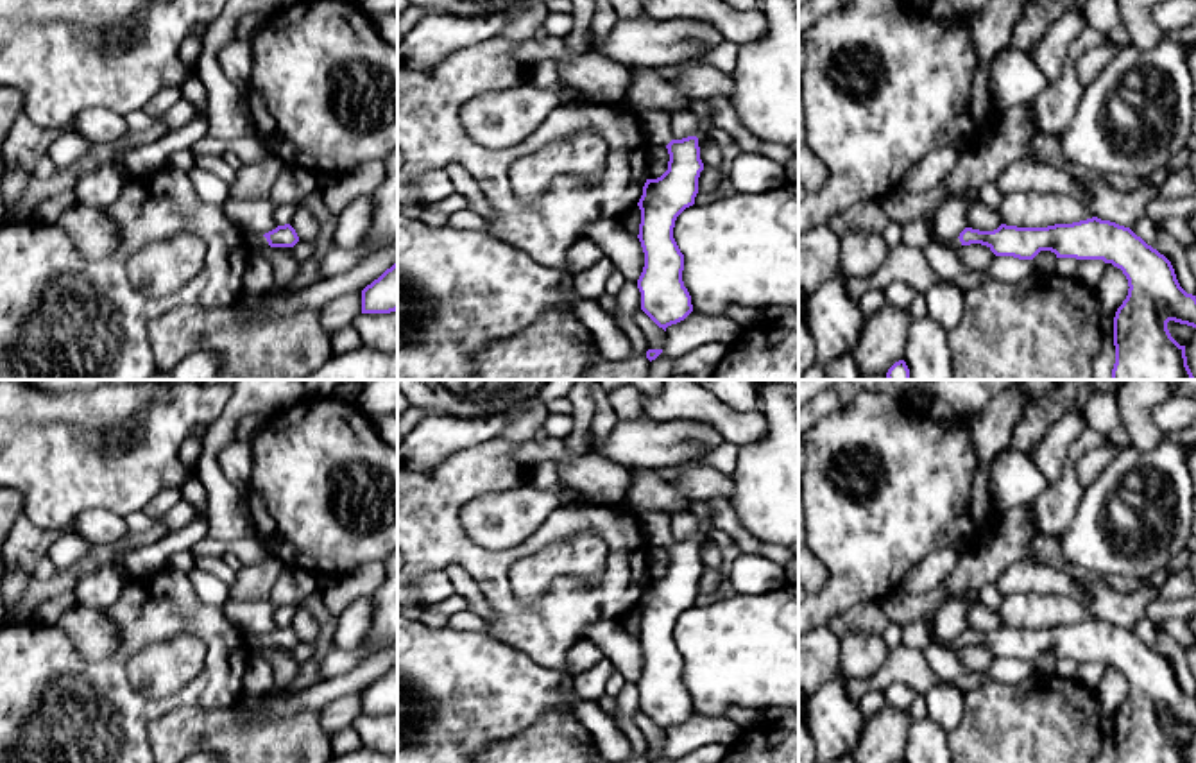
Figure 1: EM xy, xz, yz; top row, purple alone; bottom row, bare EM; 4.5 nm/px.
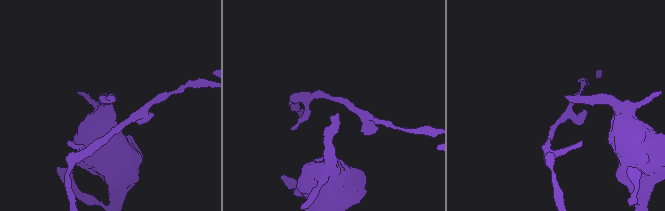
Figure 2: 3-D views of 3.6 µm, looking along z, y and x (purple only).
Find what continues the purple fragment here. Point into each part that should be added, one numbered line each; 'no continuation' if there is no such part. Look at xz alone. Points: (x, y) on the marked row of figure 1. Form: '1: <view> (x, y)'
1: xz (656, 122)

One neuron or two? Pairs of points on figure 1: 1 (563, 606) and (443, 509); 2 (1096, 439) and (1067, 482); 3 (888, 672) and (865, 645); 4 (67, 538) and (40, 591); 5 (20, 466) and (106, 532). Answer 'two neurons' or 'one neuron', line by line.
1: one neuron
2: one neuron
3: two neurons
4: two neurons
5: two neurons

